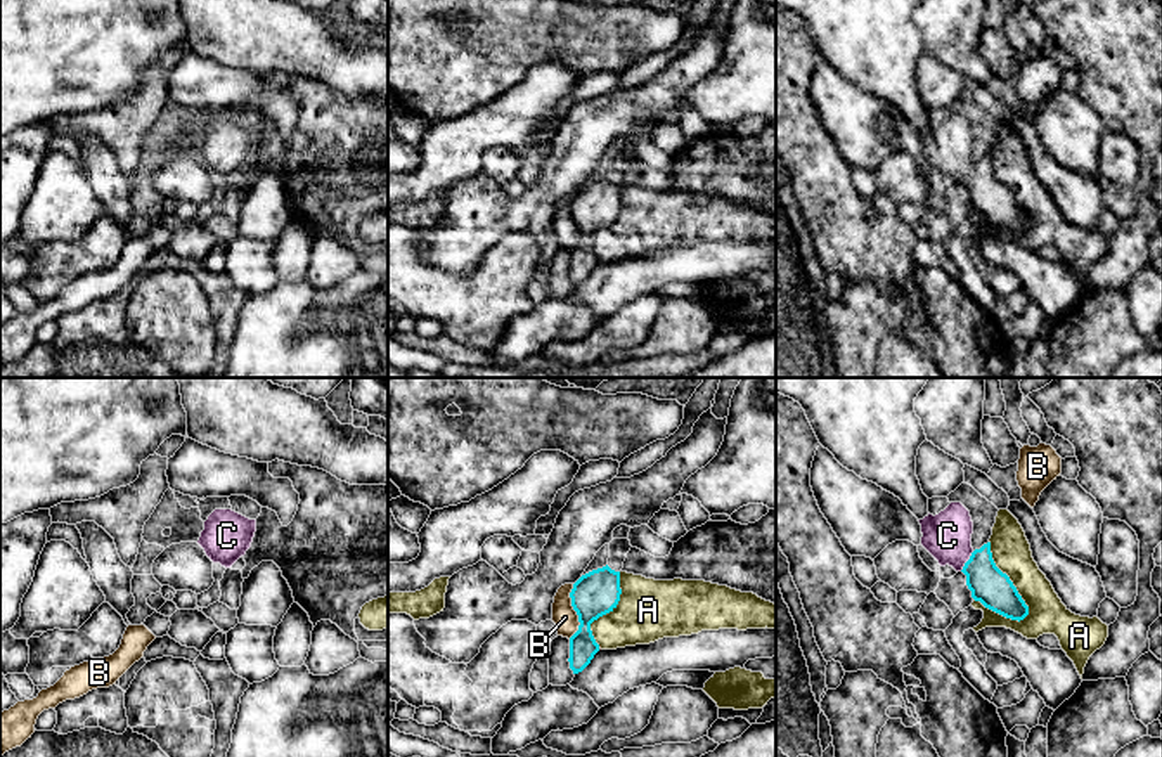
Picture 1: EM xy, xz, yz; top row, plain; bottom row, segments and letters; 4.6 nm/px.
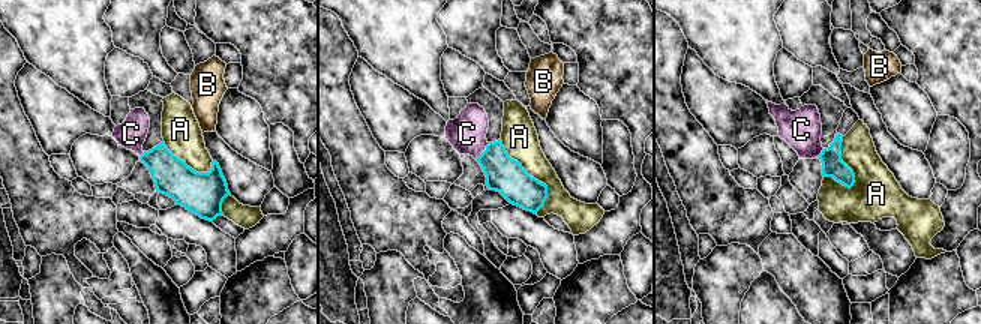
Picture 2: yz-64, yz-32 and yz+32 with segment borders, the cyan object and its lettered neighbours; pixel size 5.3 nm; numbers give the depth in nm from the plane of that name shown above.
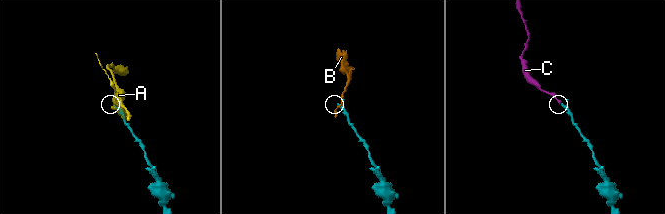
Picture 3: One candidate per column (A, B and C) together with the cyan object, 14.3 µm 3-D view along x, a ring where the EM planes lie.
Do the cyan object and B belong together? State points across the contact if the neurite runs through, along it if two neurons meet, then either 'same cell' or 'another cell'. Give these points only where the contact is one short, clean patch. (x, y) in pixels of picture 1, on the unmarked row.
another cell

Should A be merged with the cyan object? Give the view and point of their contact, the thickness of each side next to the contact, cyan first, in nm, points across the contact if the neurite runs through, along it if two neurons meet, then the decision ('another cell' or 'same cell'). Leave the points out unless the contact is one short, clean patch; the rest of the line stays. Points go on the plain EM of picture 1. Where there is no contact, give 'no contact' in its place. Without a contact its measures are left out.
contact yz (1012, 194); calibres 170 and 180 nm; another cell

